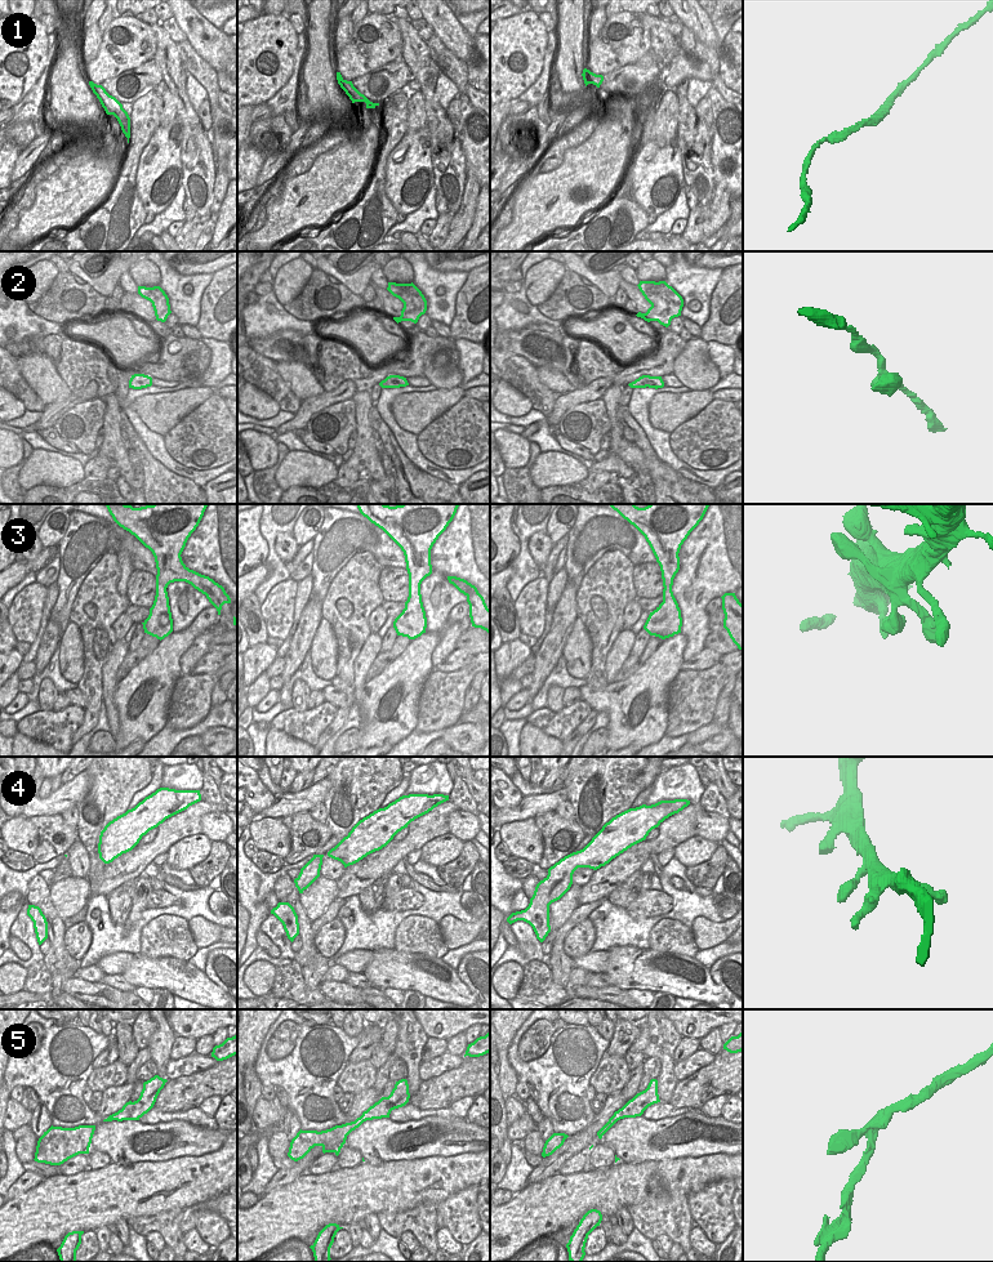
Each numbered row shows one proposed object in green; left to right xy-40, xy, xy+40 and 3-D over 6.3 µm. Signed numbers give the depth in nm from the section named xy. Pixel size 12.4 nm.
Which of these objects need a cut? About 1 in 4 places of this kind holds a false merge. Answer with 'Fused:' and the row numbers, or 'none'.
Fused: none

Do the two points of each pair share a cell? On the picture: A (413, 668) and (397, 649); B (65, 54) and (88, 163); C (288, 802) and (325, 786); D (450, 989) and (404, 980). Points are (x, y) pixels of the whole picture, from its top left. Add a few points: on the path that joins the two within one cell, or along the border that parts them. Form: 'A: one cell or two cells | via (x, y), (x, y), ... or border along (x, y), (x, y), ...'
A: two cells | border along (410, 640), (408, 646), (379, 673)
B: two cells | border along (89, 125), (79, 128)
C: one cell | via (297, 802), (302, 802), (316, 793)
D: one cell | via (439, 981), (415, 980)

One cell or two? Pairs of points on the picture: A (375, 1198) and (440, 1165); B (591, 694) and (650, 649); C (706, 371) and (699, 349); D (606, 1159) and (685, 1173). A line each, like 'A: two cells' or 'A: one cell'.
A: one cell
B: two cells
C: one cell
D: two cells

